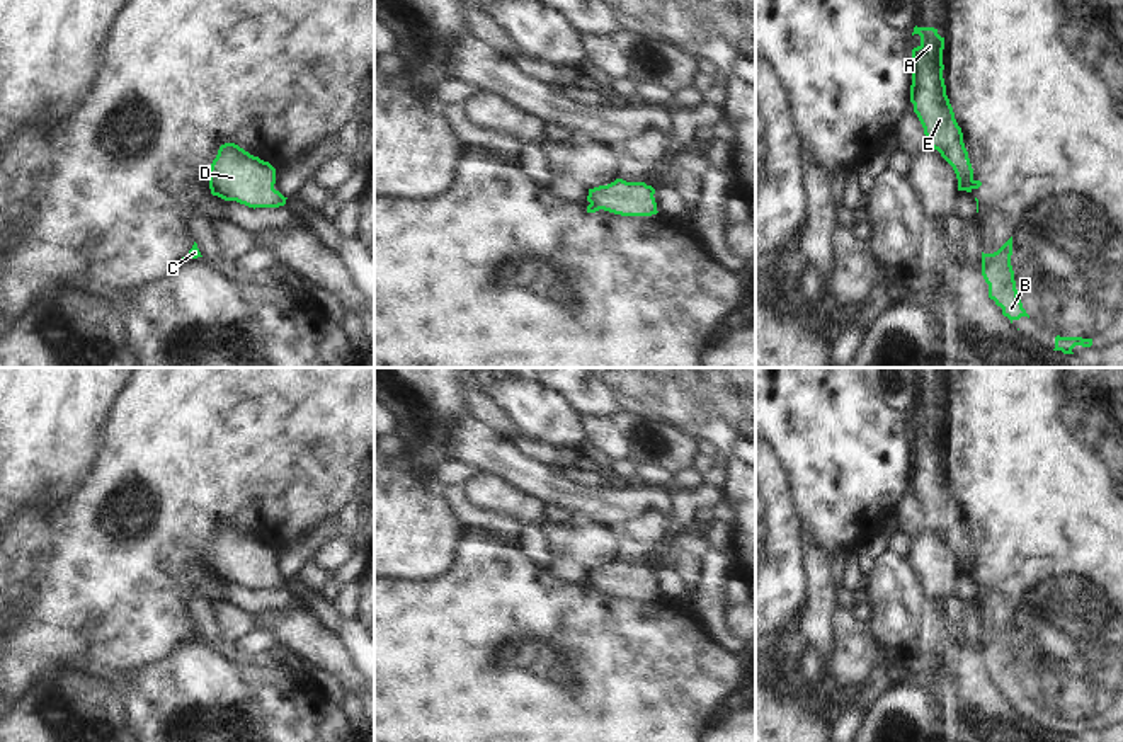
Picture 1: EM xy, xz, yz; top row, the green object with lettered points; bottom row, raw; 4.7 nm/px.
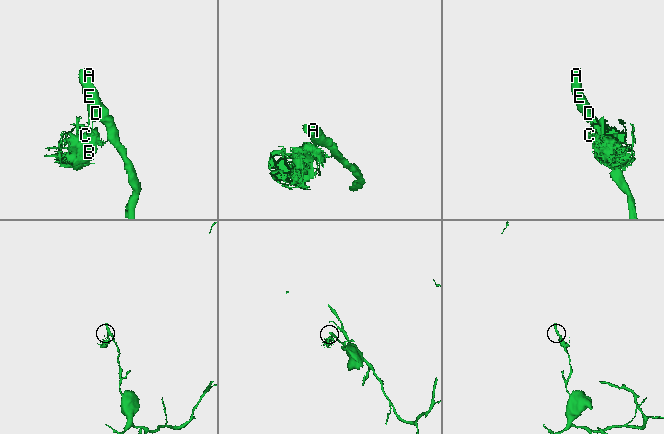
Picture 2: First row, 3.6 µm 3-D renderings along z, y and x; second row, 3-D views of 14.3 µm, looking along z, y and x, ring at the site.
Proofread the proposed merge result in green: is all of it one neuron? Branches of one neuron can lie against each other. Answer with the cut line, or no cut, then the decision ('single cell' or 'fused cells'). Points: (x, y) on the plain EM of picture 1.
cut xy (211, 570), (220, 577); fused cells

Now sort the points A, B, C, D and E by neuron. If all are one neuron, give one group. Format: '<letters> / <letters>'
A D E / B C

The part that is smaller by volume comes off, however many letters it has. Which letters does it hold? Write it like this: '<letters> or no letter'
B, C

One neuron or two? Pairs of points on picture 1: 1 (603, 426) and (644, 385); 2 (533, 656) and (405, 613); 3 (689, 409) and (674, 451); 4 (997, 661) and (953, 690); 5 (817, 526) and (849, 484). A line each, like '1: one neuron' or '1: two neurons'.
1: two neurons
2: one neuron
3: two neurons
4: two neurons
5: one neuron

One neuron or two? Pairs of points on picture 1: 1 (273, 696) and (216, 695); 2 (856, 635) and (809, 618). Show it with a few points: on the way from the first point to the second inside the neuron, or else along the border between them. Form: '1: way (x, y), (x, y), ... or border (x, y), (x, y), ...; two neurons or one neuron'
1: border (254, 686), (254, 693), (269, 724); two neurons
2: border (837, 605), (831, 613), (831, 661), (827, 666); two neurons

